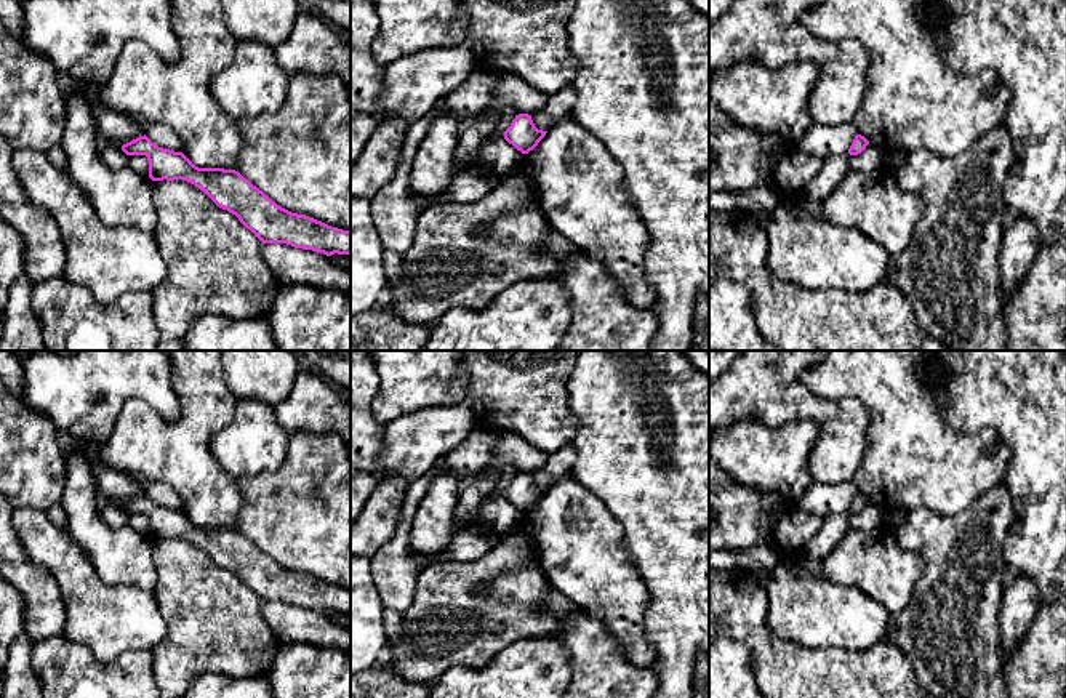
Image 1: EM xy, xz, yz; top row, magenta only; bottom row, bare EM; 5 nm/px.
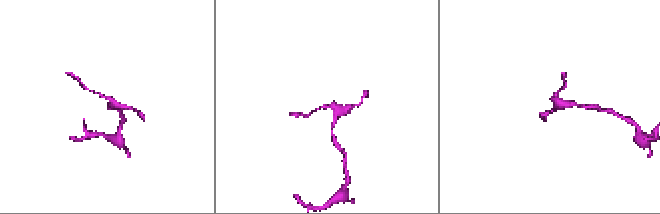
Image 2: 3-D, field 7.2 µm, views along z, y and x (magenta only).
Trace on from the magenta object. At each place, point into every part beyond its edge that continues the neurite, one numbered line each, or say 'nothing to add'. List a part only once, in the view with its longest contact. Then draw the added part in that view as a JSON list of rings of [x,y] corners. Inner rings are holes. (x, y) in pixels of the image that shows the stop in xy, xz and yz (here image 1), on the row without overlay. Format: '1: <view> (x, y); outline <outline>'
nothing to add

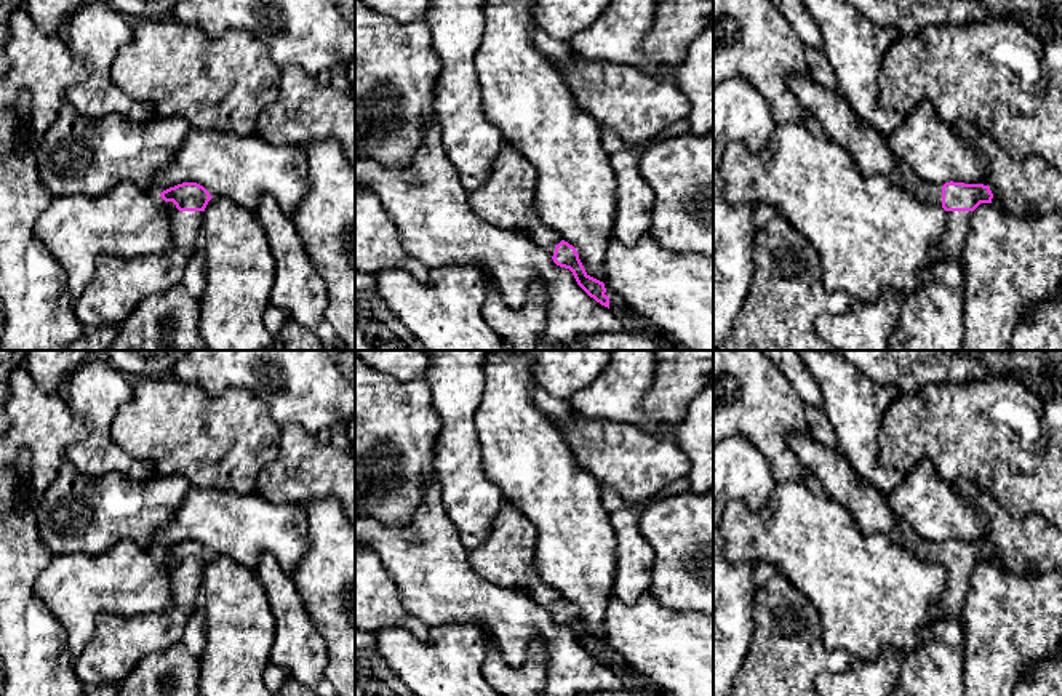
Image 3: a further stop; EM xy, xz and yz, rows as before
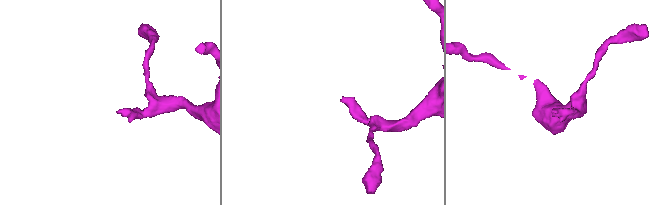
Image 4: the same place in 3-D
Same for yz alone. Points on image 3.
1: yz (949, 607); outline [[[947,570],[947,586],[936,606],[937,619],[956,619],[963,627],[961,610],[971,574],[972,570]]]

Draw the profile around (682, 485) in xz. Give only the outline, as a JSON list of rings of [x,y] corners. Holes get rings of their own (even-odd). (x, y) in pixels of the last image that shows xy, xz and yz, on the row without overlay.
[[[683,477],[680,480],[675,480],[673,483],[667,485],[665,488],[662,488],[656,496],[653,496],[654,499],[662,499],[662,498],[669,498],[669,496],[675,496],[680,493],[686,493],[691,488],[691,482],[689,477]]]

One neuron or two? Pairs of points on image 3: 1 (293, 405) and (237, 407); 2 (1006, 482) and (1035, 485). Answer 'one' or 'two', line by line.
1: two
2: one

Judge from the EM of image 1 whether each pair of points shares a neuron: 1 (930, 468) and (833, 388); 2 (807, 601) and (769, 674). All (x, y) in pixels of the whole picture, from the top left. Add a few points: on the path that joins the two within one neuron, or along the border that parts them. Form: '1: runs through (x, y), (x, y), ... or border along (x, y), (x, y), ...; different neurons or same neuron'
1: runs through (908, 441), (908, 436), (860, 388); same neuron
2: border along (777, 636), (810, 647), (825, 647); different neurons

